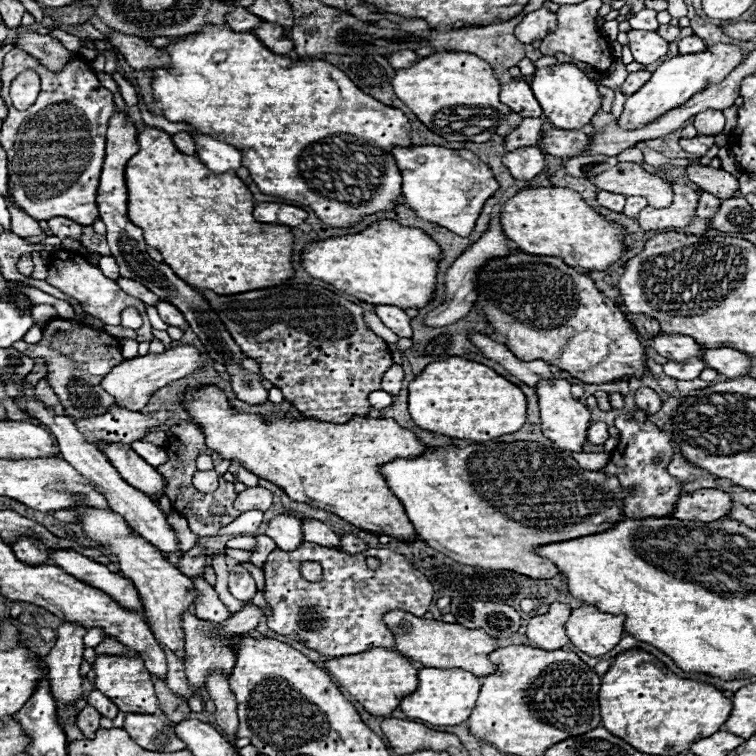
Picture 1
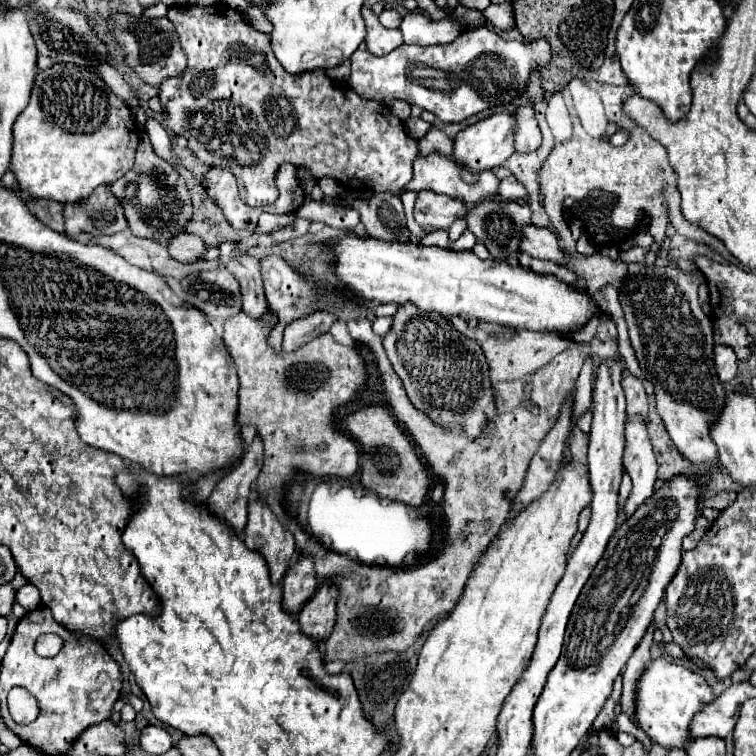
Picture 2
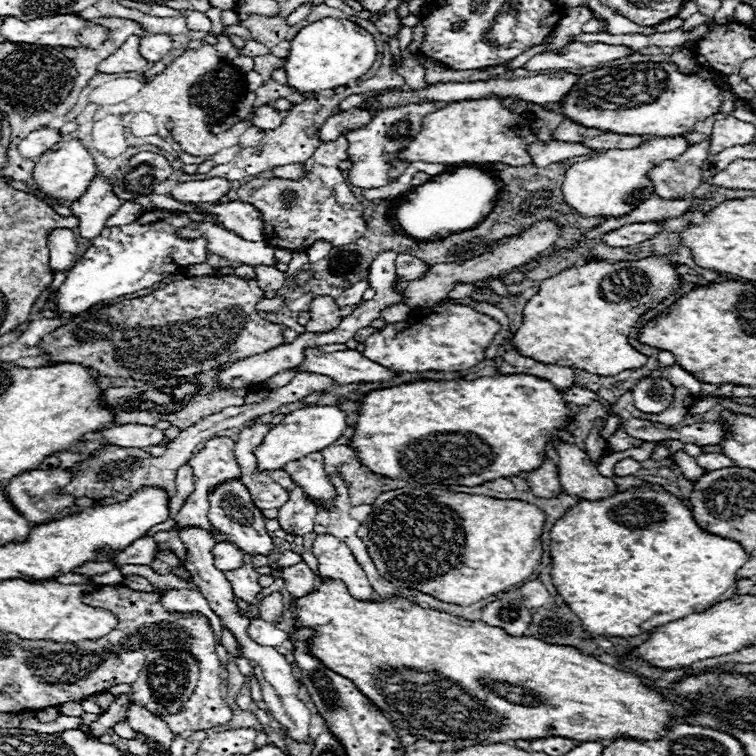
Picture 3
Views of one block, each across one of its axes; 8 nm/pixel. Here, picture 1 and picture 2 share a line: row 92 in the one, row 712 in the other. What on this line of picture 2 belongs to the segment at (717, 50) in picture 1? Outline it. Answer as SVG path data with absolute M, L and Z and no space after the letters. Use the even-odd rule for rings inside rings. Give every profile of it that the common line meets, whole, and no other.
M652 660L648 668L640 674L636 682L636 722L650 736L652 742L662 748L686 748L692 738L688 736L688 726L696 712L702 710L704 704L714 700L712 688L698 674L680 664L672 664L666 660Z

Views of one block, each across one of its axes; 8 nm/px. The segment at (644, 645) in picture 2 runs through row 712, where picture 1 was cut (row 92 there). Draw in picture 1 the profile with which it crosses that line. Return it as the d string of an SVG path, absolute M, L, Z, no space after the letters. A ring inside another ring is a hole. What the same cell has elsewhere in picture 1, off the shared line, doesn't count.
M638 70L638 72L630 72L628 74L628 78L626 78L626 82L624 82L624 86L622 86L622 90L624 90L624 94L634 94L636 90L640 90L640 86L644 86L644 82L648 82L648 78L650 78L652 74L648 72L648 70Z

